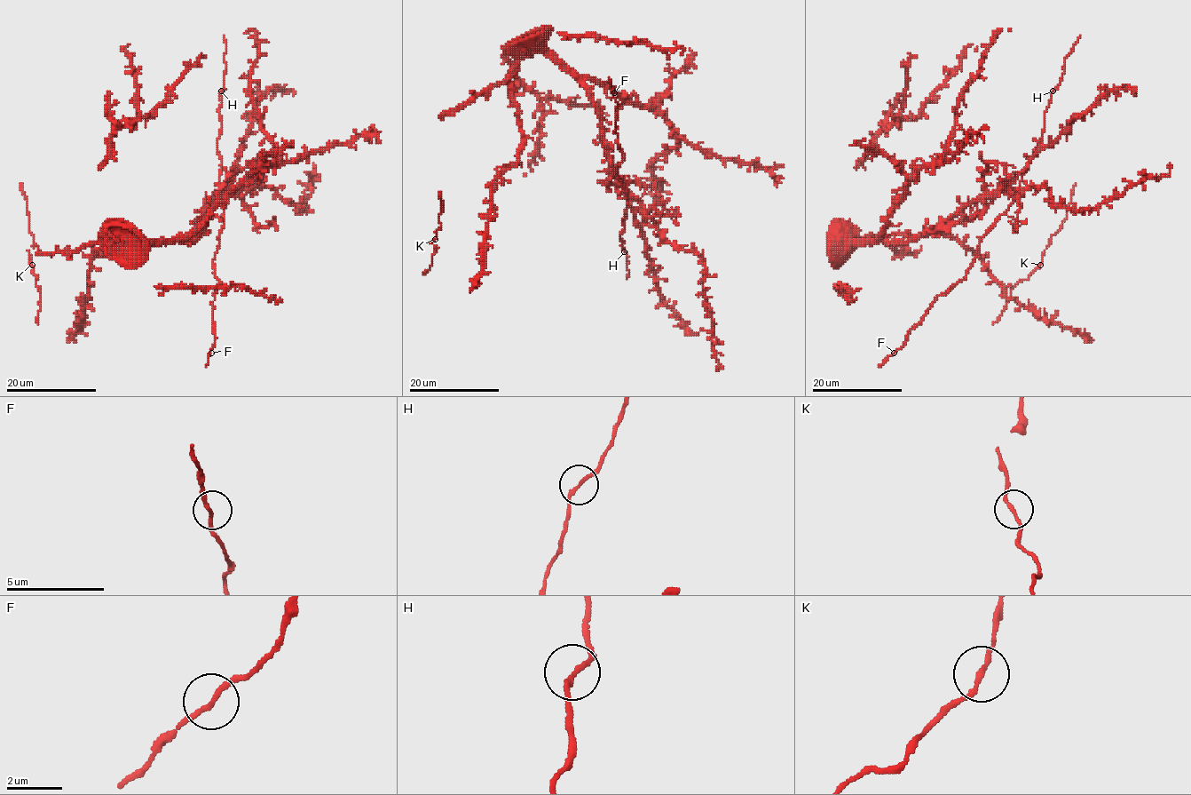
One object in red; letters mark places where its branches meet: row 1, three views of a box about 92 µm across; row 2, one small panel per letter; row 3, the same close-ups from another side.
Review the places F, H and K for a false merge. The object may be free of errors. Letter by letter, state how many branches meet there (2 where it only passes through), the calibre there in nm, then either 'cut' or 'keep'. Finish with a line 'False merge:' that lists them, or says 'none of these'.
F: 2 branches meet; 170 nm thick; keep
H: 2 branches meet; 160 nm thick; keep
K: 2 branches meet; 170 nm thick; keep
False merge: none of these

